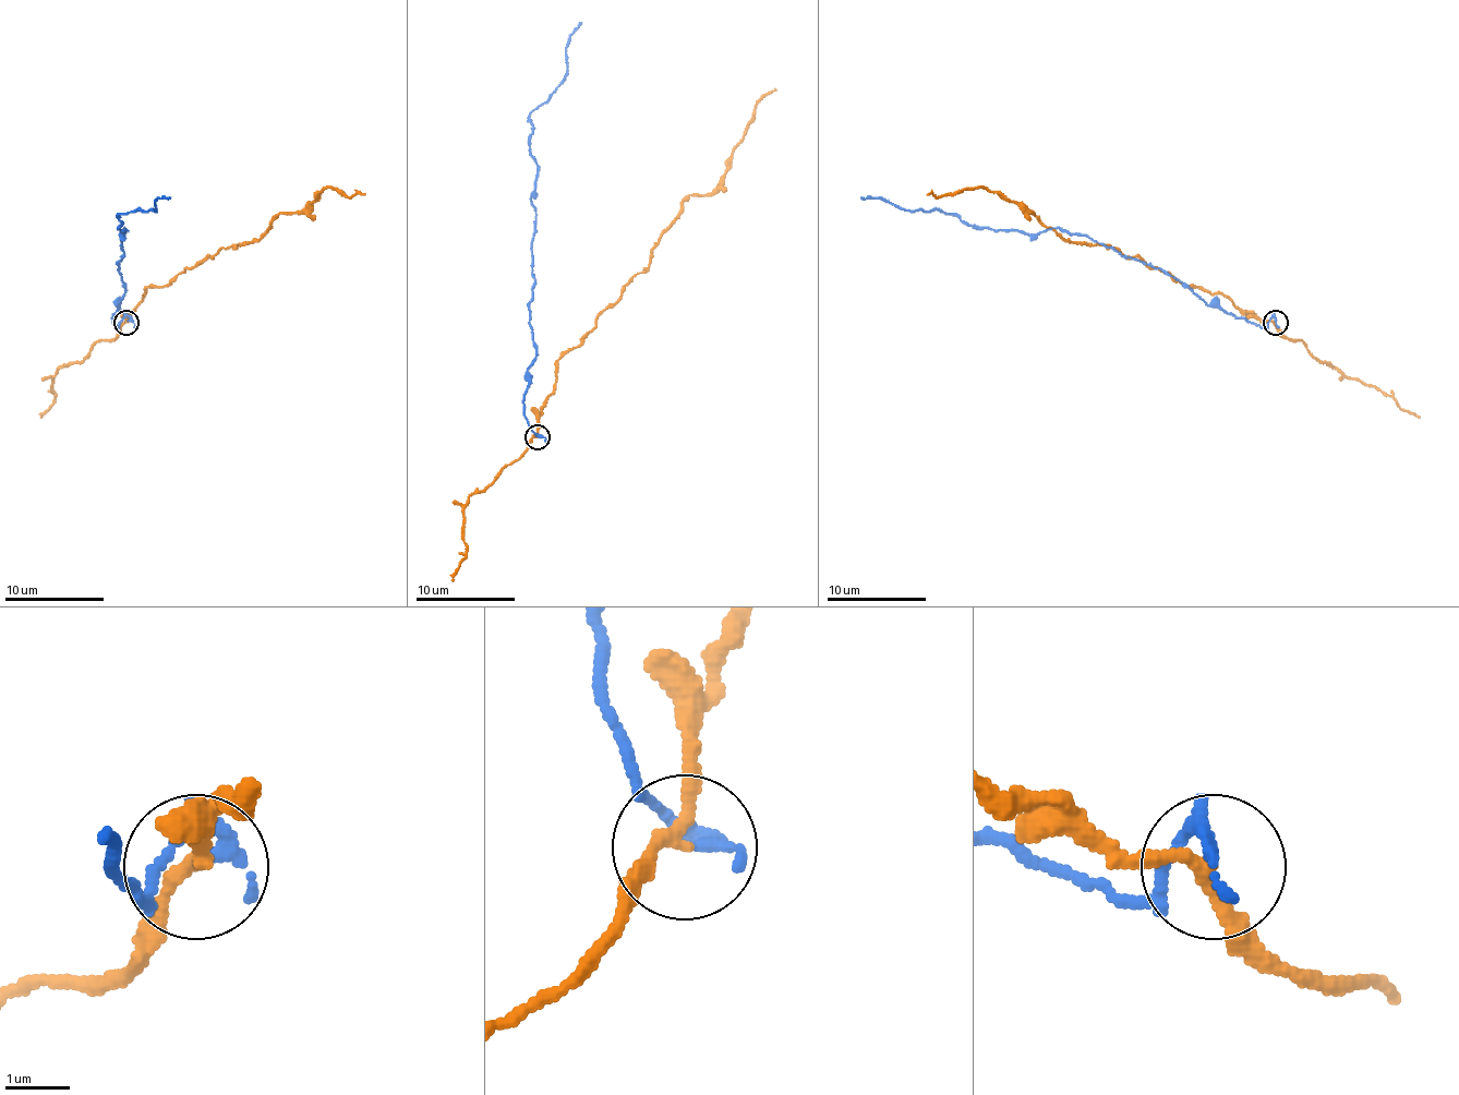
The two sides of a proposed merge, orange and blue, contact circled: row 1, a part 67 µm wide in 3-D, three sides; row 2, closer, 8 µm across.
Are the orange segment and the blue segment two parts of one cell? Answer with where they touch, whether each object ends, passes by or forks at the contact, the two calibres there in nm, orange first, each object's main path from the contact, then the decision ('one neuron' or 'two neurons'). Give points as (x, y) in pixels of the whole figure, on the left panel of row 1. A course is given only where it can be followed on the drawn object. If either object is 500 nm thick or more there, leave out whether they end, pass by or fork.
at (125, 322); orange passes by; blue passes by; 170 nm thick on the orange side, 180 nm on the other; orange runs (125, 322), (145, 289), (165, 287), (231, 244), (254, 242), (281, 213), (299, 213), (326, 188), (365, 195); blue runs (128, 322), (112, 319), (125, 287), (118, 215), (169, 197); two neurons

